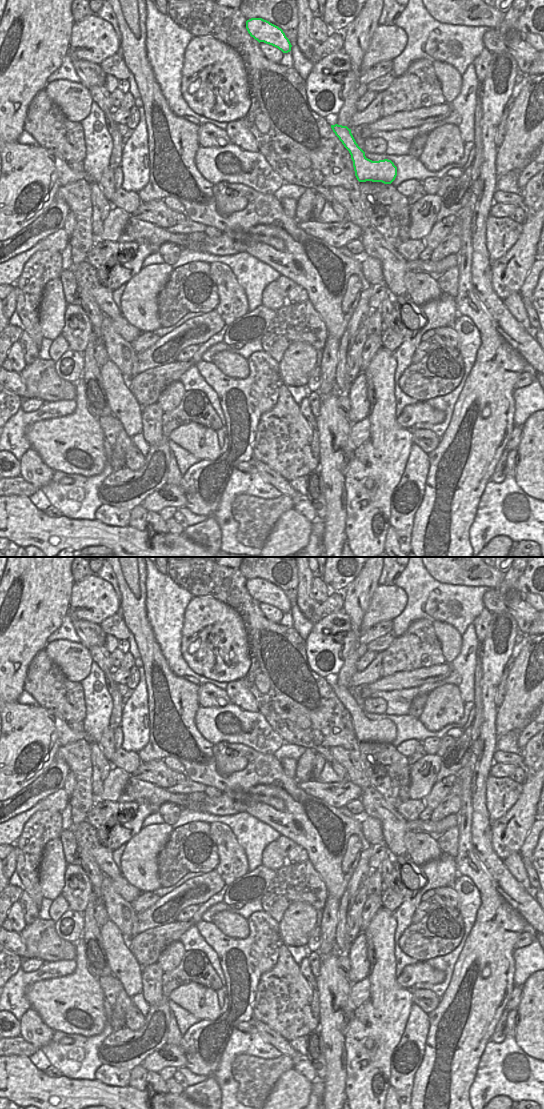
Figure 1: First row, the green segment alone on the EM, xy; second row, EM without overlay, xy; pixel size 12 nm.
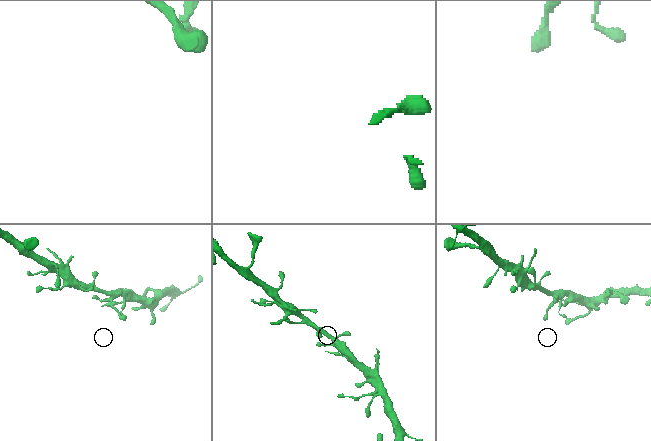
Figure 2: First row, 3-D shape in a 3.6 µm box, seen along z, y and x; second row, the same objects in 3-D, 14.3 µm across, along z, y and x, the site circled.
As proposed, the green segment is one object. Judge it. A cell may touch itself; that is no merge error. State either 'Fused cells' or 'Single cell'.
Single cell.

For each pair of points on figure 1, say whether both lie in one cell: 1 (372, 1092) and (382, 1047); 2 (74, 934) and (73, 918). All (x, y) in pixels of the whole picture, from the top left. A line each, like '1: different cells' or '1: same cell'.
1: same cell
2: same cell

